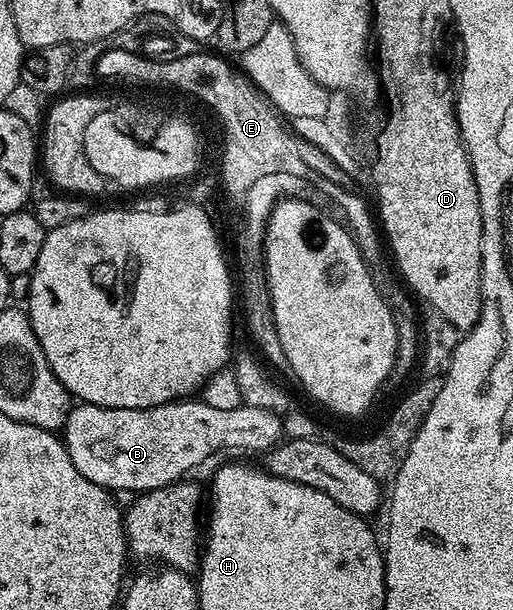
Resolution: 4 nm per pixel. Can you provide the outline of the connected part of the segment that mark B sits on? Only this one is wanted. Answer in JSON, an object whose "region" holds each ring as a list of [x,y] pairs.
{"region":[[[201,399],[167,401],[164,405],[148,409],[114,409],[79,403],[67,415],[67,424],[61,430],[61,440],[73,459],[73,467],[103,489],[124,489],[130,495],[148,493],[161,487],[169,487],[184,480],[190,469],[210,459],[222,449],[244,449],[247,453],[266,454],[279,445],[283,432],[283,417],[262,407],[242,403],[229,411],[217,410]]]}

